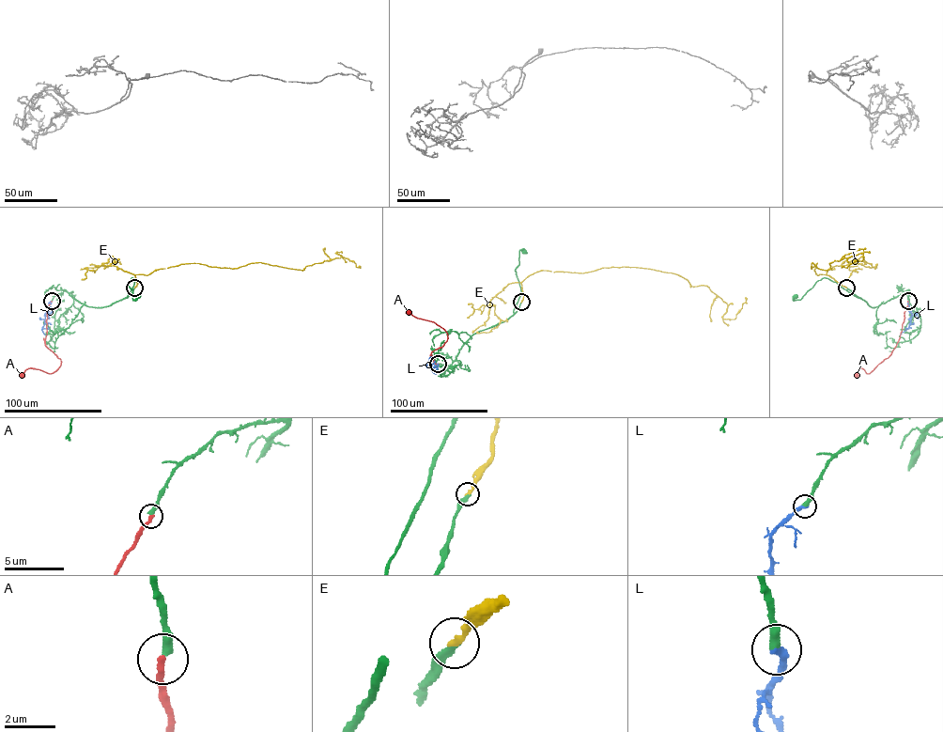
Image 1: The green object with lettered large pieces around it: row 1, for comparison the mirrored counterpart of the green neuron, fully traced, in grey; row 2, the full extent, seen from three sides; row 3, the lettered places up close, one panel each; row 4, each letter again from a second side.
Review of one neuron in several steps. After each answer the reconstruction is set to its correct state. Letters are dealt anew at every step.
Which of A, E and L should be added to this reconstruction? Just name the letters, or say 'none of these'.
E, L

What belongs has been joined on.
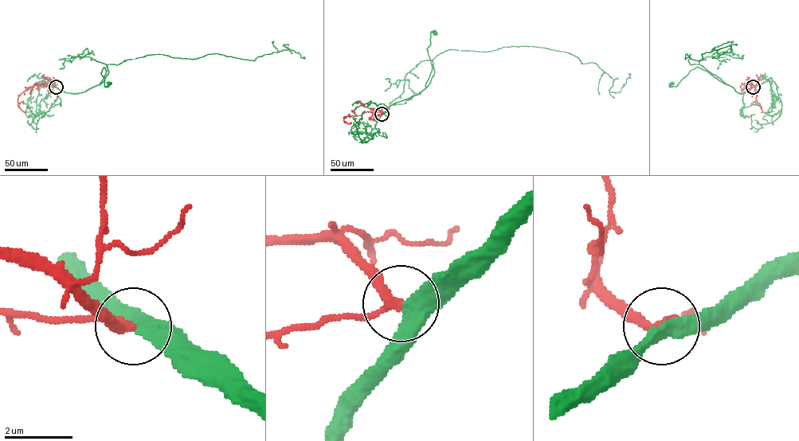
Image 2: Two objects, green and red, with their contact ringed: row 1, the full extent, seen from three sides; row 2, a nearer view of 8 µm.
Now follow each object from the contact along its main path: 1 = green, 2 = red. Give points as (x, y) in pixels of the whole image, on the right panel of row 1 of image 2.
1: (753, 87), (739, 93), (706, 71), (696, 67), (675, 86), (670, 87), (671, 83)
2: (753, 87), (751, 84), (754, 87), (761, 111)

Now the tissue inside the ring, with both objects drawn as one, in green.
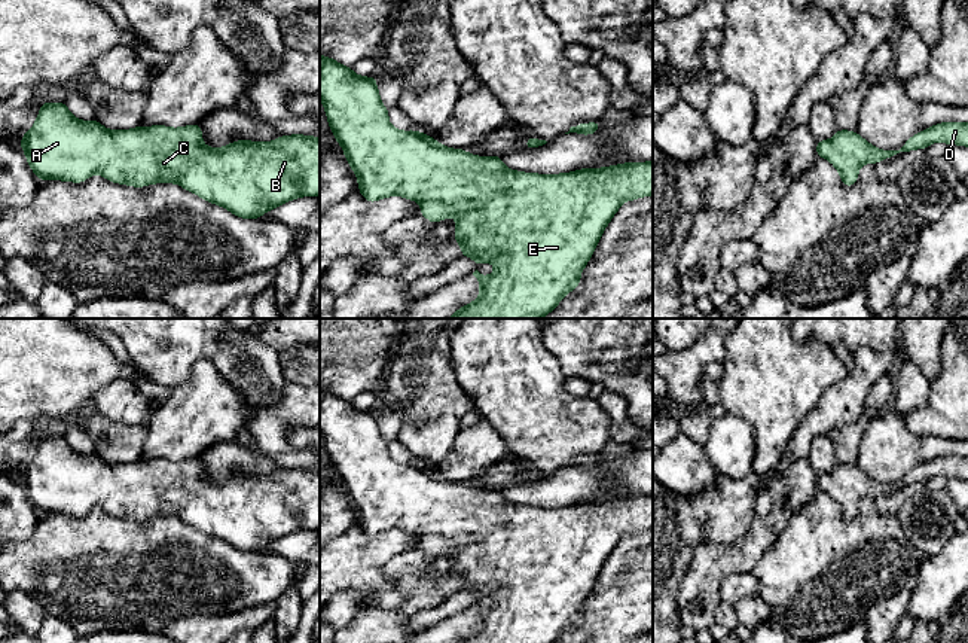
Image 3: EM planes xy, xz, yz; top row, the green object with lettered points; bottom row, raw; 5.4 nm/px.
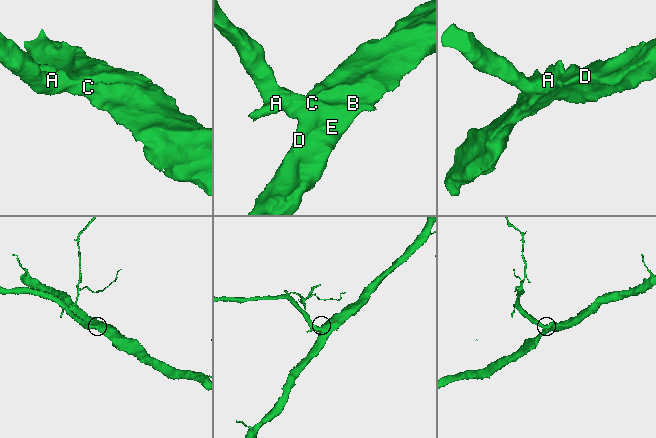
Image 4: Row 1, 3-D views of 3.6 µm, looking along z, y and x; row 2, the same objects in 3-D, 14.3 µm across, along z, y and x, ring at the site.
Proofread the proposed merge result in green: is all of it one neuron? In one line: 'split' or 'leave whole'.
leave whole

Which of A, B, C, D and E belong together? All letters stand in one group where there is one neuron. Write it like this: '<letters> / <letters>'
A B C D E

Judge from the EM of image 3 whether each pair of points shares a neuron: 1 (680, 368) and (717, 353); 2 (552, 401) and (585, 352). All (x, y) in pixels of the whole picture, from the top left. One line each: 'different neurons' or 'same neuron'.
1: same neuron
2: different neurons

